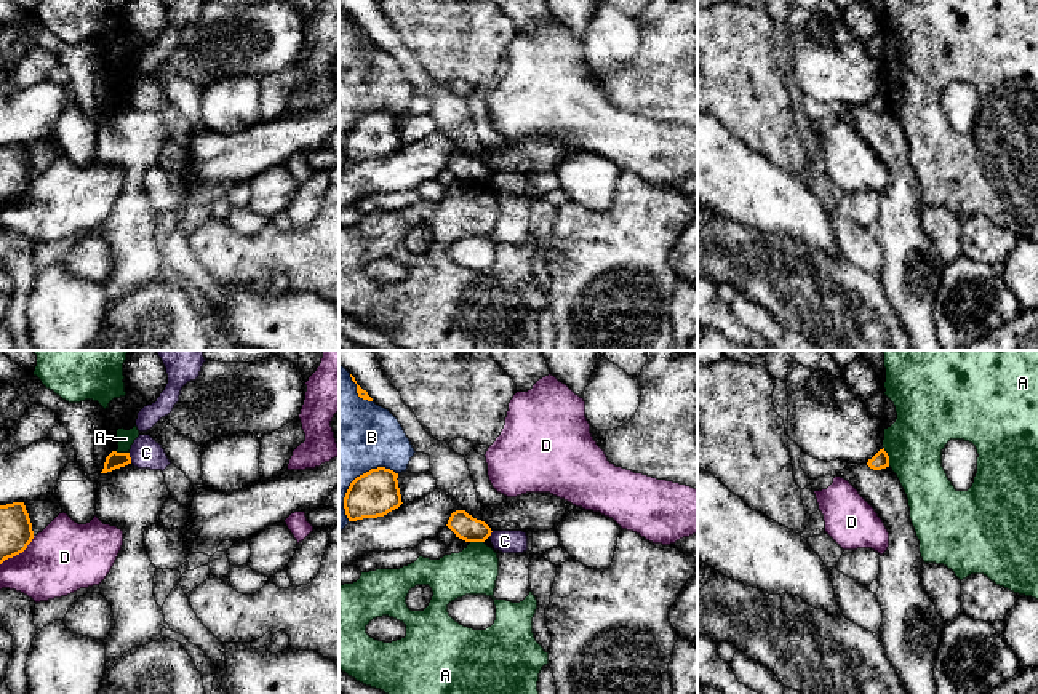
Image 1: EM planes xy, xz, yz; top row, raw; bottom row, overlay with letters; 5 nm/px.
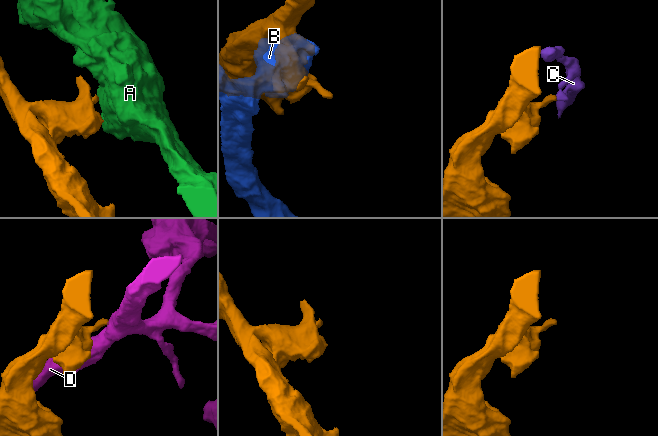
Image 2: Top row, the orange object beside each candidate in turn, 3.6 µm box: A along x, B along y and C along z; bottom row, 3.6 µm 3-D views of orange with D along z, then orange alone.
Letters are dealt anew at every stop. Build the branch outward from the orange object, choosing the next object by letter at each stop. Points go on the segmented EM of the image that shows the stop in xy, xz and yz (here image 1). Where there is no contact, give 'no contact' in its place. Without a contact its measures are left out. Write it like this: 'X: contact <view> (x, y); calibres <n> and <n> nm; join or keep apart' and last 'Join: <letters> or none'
A: contact yz (888, 456); calibres 80 and 300 nm; keep apart
B: contact xz (355, 478); calibres 240 and 440 nm; keep apart
C: contact xy (130, 458); calibres 80 and 160 nm; keep apart
D: contact xy (18, 554); calibres 160 and 360 nm; keep apart
Join: none

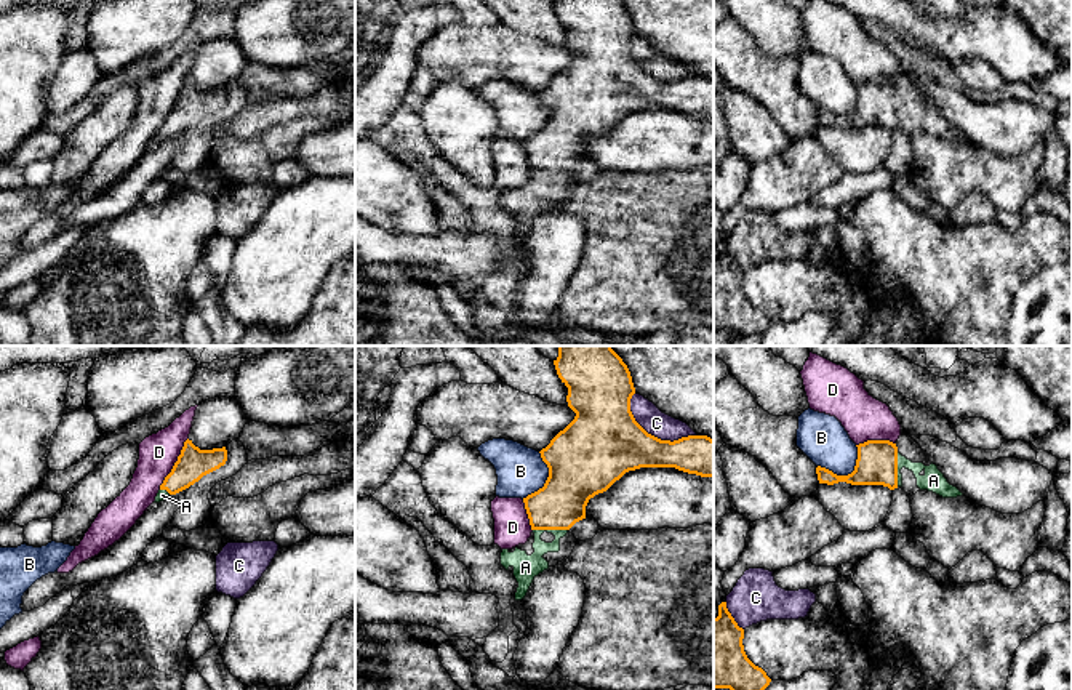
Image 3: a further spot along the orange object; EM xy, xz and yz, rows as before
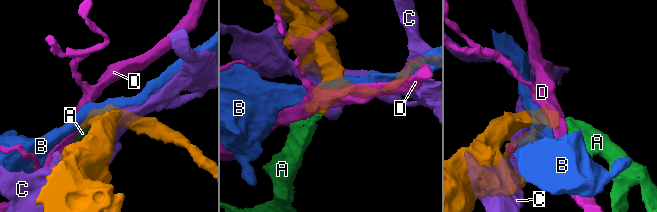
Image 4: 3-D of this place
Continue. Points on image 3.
A: contact xz (551, 529); calibres 240 and 130 nm; join
B: contact yz (848, 474); calibres 200 and 240 nm; keep apart
C: contact xz (653, 436); calibres 380 and 130 nm; keep apart
D: contact xy (175, 463); calibres 160 and 190 nm; keep apart
Join: A

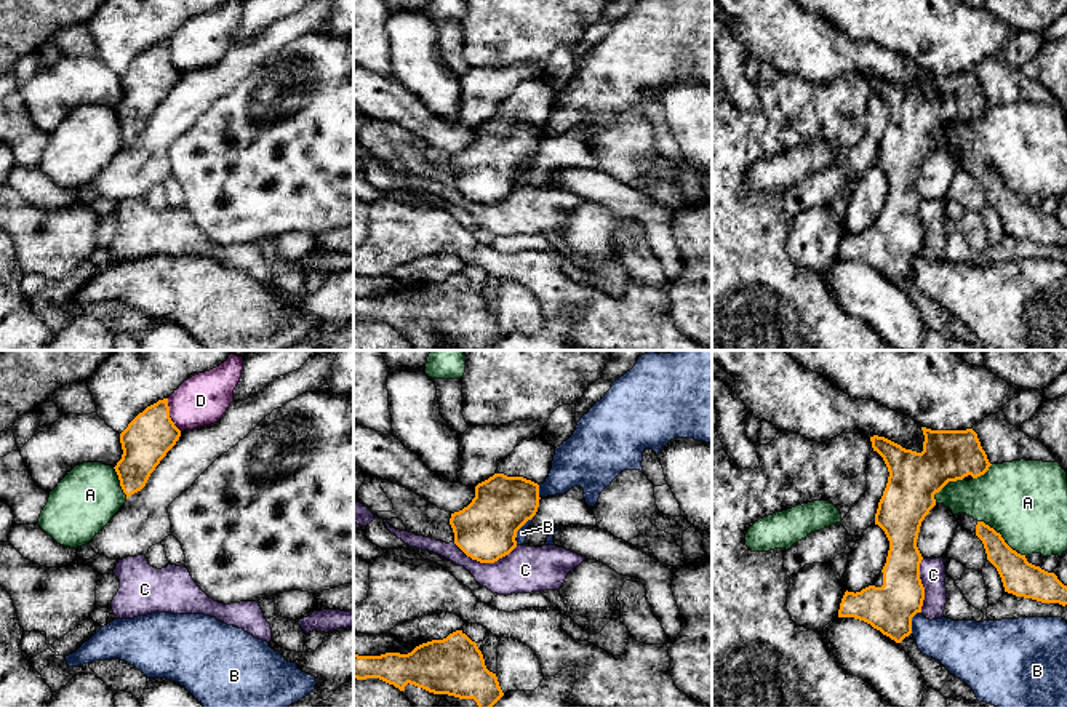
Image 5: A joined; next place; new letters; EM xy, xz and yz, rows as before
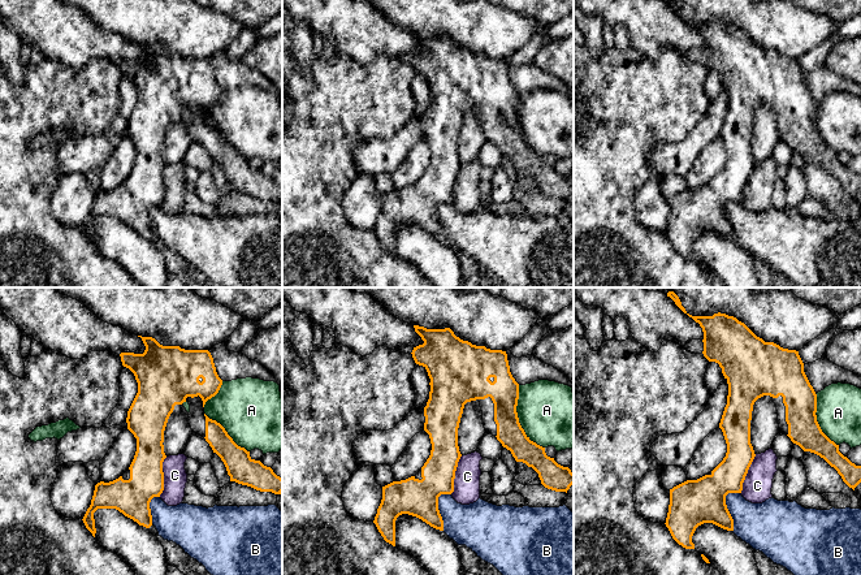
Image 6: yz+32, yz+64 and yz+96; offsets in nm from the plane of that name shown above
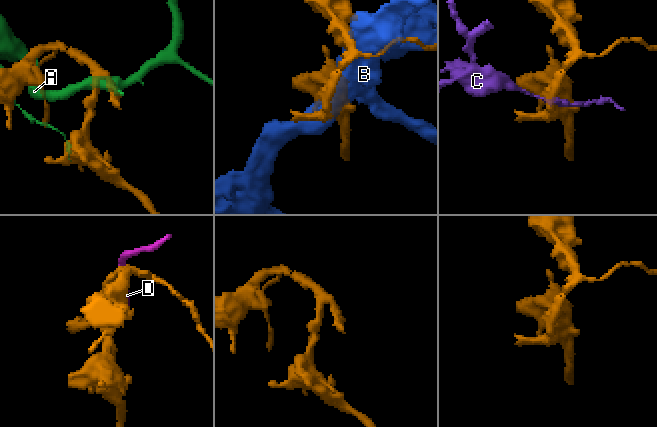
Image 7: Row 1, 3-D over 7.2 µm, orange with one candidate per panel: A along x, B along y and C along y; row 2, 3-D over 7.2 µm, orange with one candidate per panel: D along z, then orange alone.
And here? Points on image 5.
A: contact yz (1002, 538); calibres 180 and 420 nm; keep apart
B: contact xz (519, 528); calibres 300 and 60 nm; keep apart
C: contact xz (485, 562); calibres 300 and 240 nm; keep apart
D: contact xy (168, 415); calibres 240 and 260 nm; keep apart
Join: none

